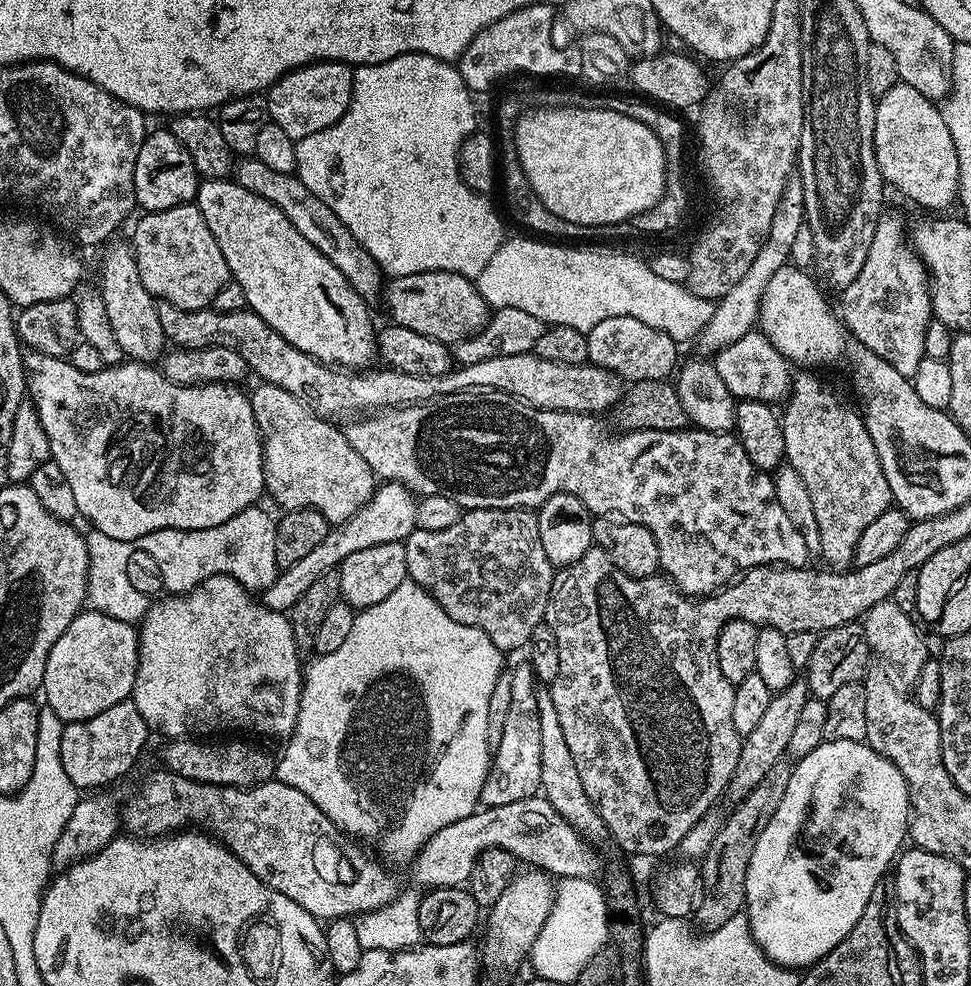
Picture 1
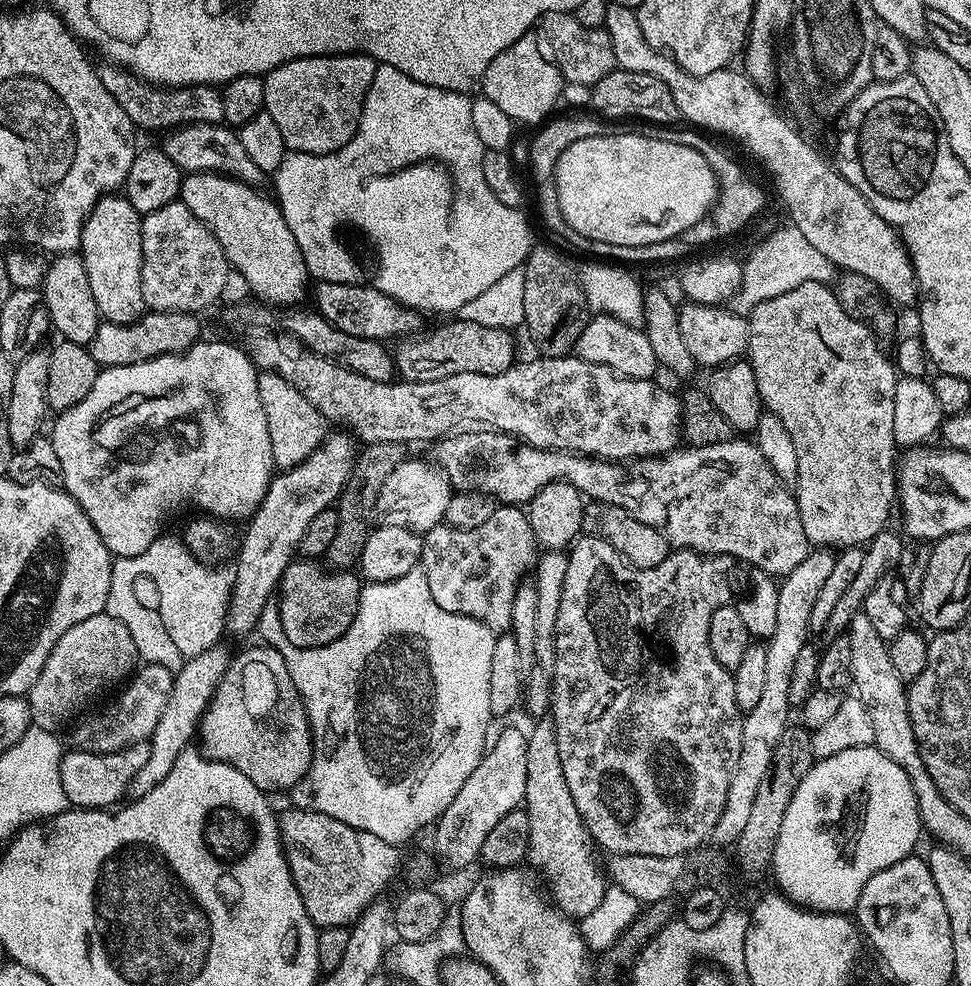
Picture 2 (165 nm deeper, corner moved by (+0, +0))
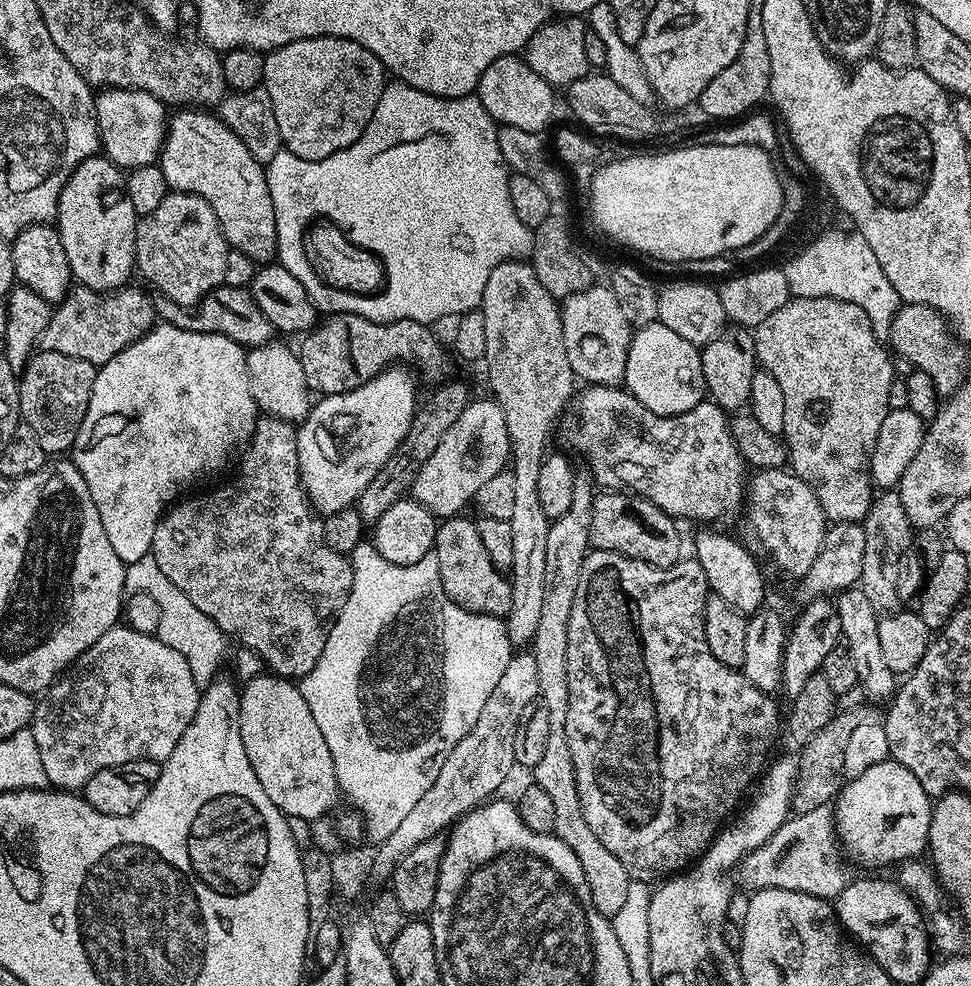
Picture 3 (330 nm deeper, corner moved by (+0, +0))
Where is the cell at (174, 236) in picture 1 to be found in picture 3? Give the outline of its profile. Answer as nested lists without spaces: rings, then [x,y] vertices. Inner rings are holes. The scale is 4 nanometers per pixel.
[[[169,191],[166,198],[148,216],[139,217],[136,225],[136,266],[140,272],[153,284],[159,295],[170,298],[187,308],[199,304],[207,292],[212,292],[225,283],[224,275],[228,272],[228,255],[230,249],[224,240],[218,218],[214,210],[200,196],[191,196],[188,192]]]

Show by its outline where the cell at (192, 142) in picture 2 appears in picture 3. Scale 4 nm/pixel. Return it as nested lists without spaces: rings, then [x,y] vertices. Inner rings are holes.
[[[105,88],[96,96],[96,125],[100,130],[103,155],[121,170],[131,170],[157,163],[164,148],[164,136],[168,133],[169,109],[154,94],[129,88]]]

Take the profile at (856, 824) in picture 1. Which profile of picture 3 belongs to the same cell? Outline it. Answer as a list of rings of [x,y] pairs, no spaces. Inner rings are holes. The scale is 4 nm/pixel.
[[[891,758],[878,762],[878,766],[870,766],[870,770],[851,777],[840,789],[840,795],[835,797],[834,815],[839,847],[848,851],[849,861],[857,860],[860,864],[896,866],[917,859],[921,855],[920,851],[923,853],[928,847],[933,803],[933,797],[922,790],[922,782],[918,782],[918,778],[914,778],[906,766]]]

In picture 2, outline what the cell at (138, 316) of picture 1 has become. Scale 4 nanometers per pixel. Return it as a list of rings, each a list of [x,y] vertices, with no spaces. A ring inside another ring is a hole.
[[[109,194],[96,203],[84,223],[78,255],[84,260],[94,302],[101,317],[110,324],[133,324],[146,311],[142,298],[141,219],[127,195]]]

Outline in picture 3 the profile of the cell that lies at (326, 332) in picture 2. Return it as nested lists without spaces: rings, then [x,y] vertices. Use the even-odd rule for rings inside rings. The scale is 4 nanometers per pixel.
[[[221,286],[212,292],[207,292],[200,299],[199,304],[190,308],[165,296],[157,295],[154,300],[157,317],[163,323],[173,324],[182,330],[194,330],[202,334],[222,334],[245,350],[273,343],[274,329],[272,323],[266,318],[266,314],[262,314],[262,310],[258,310],[258,302],[254,302],[251,291],[247,287],[228,287]]]

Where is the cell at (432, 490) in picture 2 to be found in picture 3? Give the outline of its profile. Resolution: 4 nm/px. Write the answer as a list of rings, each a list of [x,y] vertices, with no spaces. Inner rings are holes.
[[[473,399],[462,410],[462,418],[446,430],[442,442],[418,470],[412,483],[411,499],[431,510],[437,518],[463,513],[464,507],[475,501],[478,490],[490,482],[494,474],[505,471],[510,460],[511,439],[508,436],[506,416],[495,399]]]

